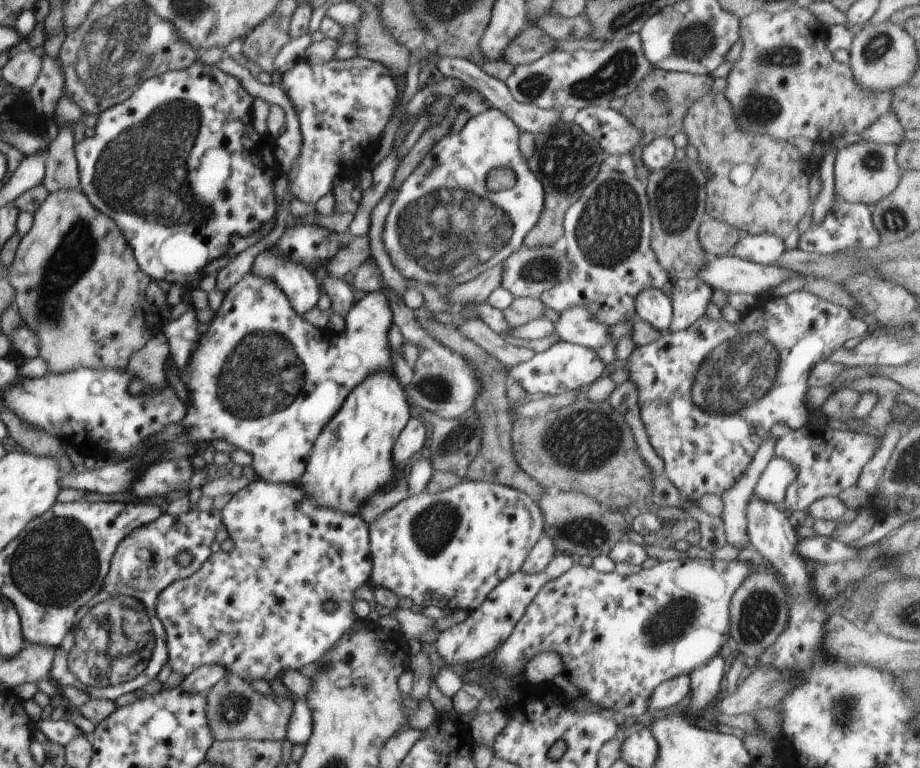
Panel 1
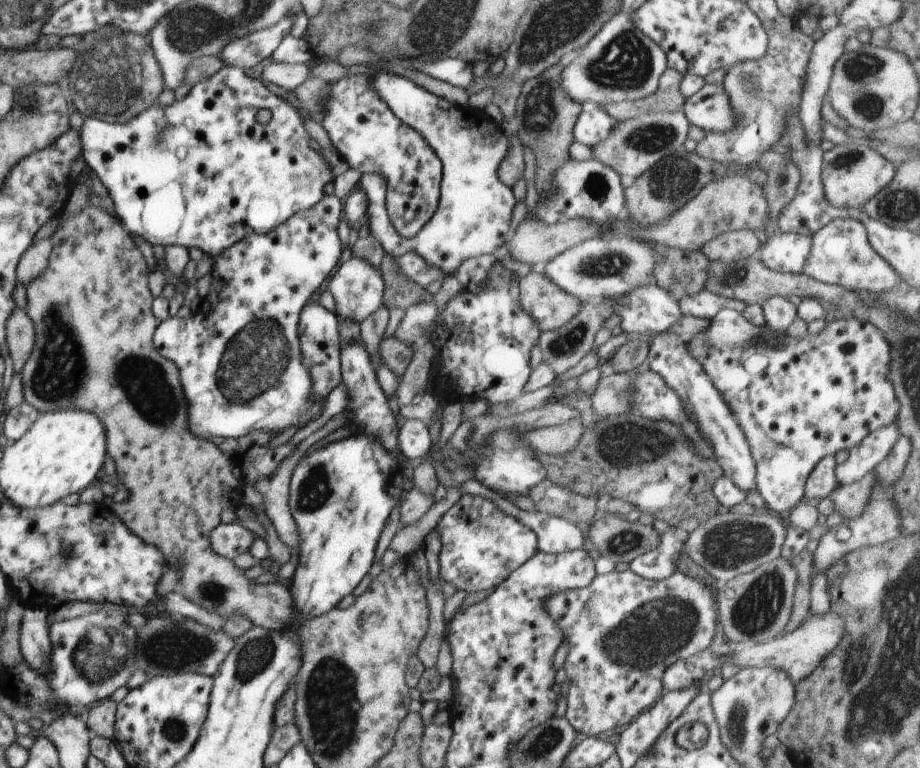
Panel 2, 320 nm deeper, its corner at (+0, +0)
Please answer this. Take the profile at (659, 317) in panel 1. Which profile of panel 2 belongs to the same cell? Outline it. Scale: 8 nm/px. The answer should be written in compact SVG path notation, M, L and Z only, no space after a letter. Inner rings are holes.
M671 332L658 334L650 344L647 363L649 368L653 372L658 372L670 389L680 396L682 404L686 406L686 416L690 420L690 425L694 424L692 429L698 430L698 434L710 444L710 448L714 450L716 463L722 468L723 475L746 494L758 490L756 462L752 458L752 452L743 431L712 384L712 380L706 375L706 370L700 364L700 360L692 358L685 336Z

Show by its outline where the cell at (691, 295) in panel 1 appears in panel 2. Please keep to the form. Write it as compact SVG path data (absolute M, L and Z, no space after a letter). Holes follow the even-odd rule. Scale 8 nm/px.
M702 290L698 294L688 296L683 294L679 299L680 309L686 316L714 319L722 308L732 308L737 312L744 312L745 303L714 294L710 290Z

